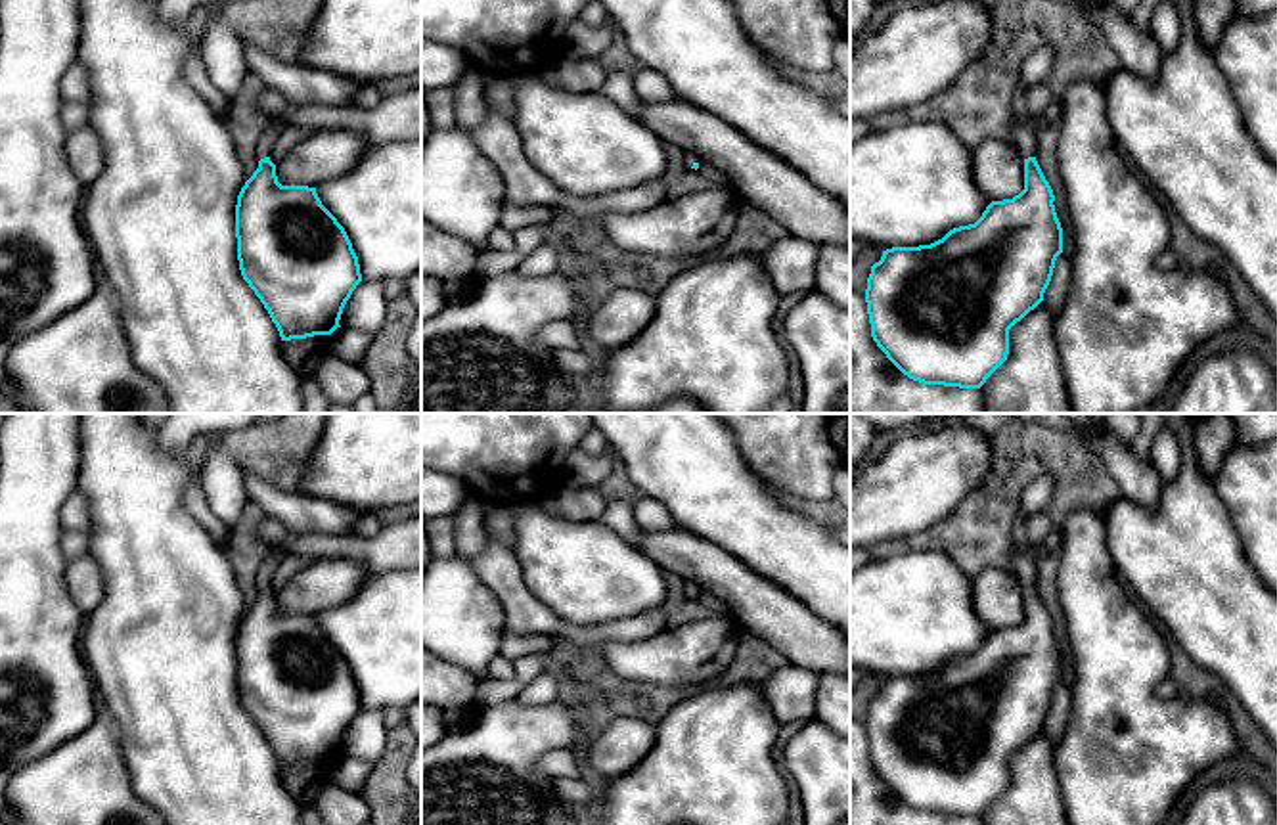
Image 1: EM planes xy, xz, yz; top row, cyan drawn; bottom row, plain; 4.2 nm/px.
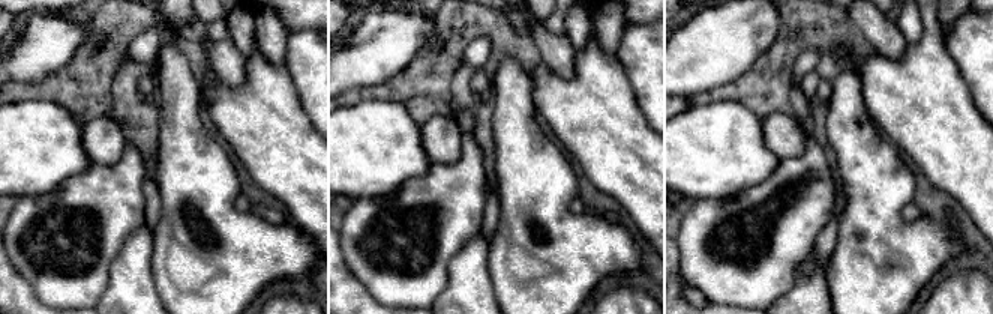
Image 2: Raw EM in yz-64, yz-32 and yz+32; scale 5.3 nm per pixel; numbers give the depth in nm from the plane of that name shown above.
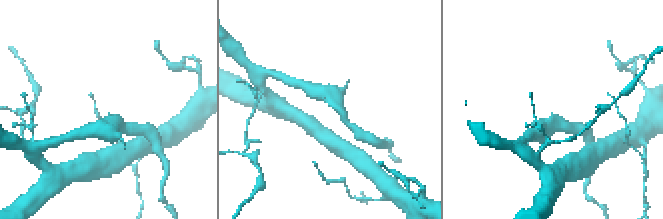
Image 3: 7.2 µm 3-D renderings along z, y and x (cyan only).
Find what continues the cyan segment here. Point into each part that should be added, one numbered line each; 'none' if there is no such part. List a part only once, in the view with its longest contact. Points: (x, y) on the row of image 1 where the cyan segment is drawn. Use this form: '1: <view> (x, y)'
1: yz (1023, 136)

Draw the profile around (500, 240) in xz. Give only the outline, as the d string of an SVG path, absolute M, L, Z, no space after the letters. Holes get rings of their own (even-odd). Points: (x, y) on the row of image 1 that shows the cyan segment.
M498 226L488 237L488 249L492 251L513 251L515 249L515 234L504 226Z

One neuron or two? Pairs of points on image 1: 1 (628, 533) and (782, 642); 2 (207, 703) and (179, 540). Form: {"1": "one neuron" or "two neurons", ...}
{"1": "two neurons", "2": "one neuron"}

